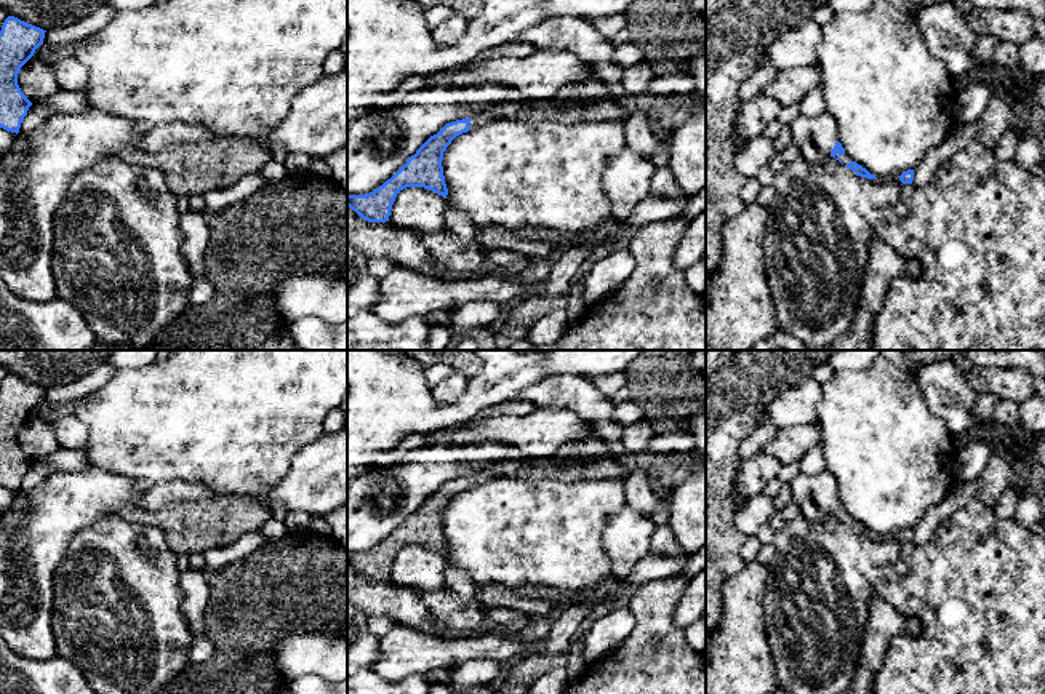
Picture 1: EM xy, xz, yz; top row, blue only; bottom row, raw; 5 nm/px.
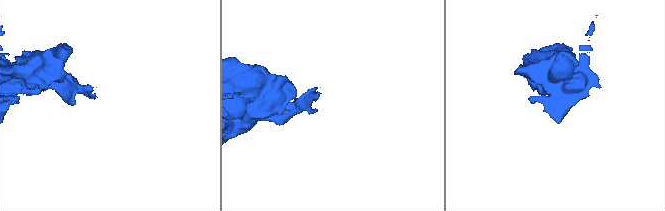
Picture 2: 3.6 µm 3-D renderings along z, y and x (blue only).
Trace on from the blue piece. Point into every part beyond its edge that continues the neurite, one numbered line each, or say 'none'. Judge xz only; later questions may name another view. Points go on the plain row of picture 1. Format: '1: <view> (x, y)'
1: xz (484, 477)

